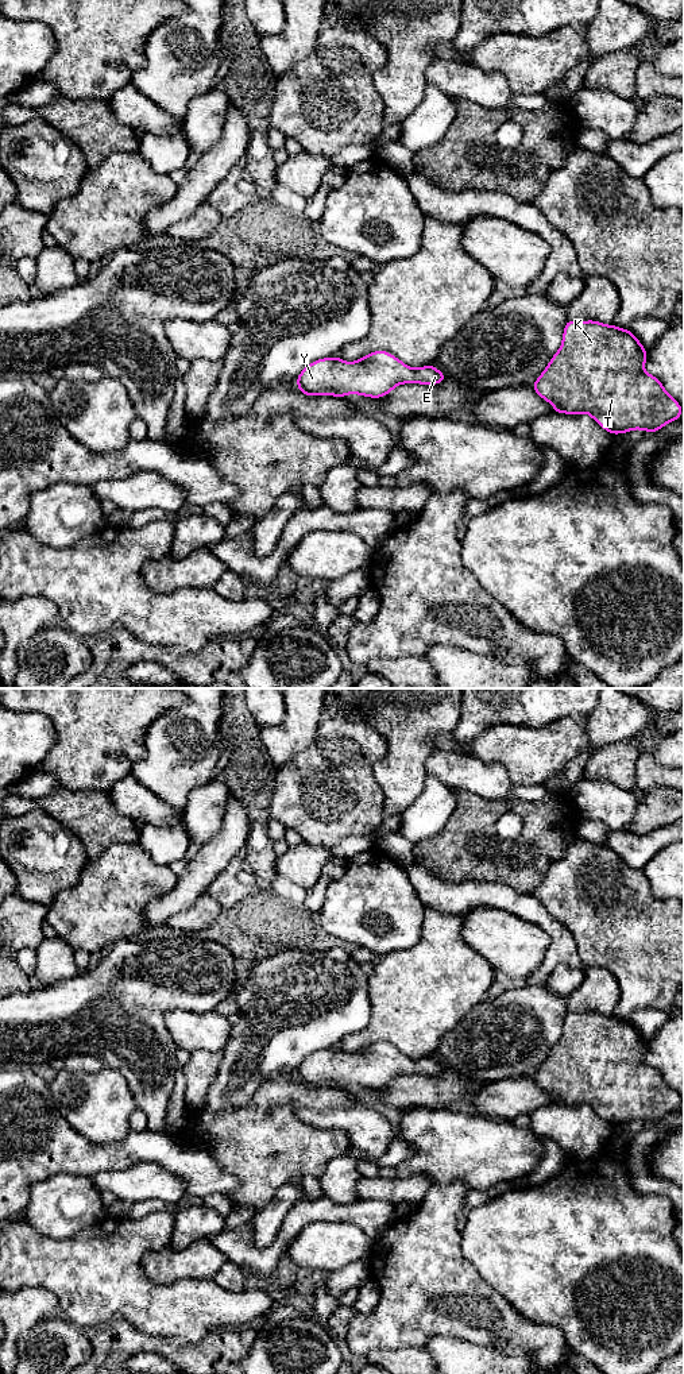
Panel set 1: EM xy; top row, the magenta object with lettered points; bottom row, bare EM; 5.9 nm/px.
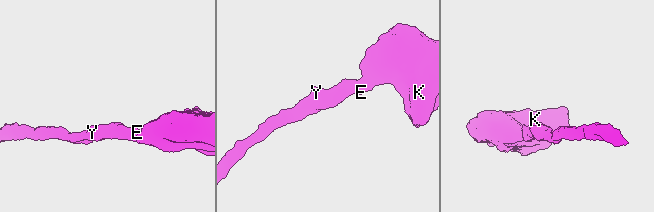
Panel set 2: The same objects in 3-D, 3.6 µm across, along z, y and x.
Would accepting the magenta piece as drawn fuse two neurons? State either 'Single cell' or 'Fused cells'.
Single cell

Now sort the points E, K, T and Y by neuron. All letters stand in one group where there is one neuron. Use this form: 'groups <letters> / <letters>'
groups E K T Y

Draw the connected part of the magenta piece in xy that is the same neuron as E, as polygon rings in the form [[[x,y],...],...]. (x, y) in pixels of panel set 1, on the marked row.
[[[375,351],[356,362],[325,358],[306,366],[297,378],[298,389],[306,395],[345,397],[355,393],[379,398],[399,383],[436,385],[445,379],[433,364],[410,368],[386,351]]]

